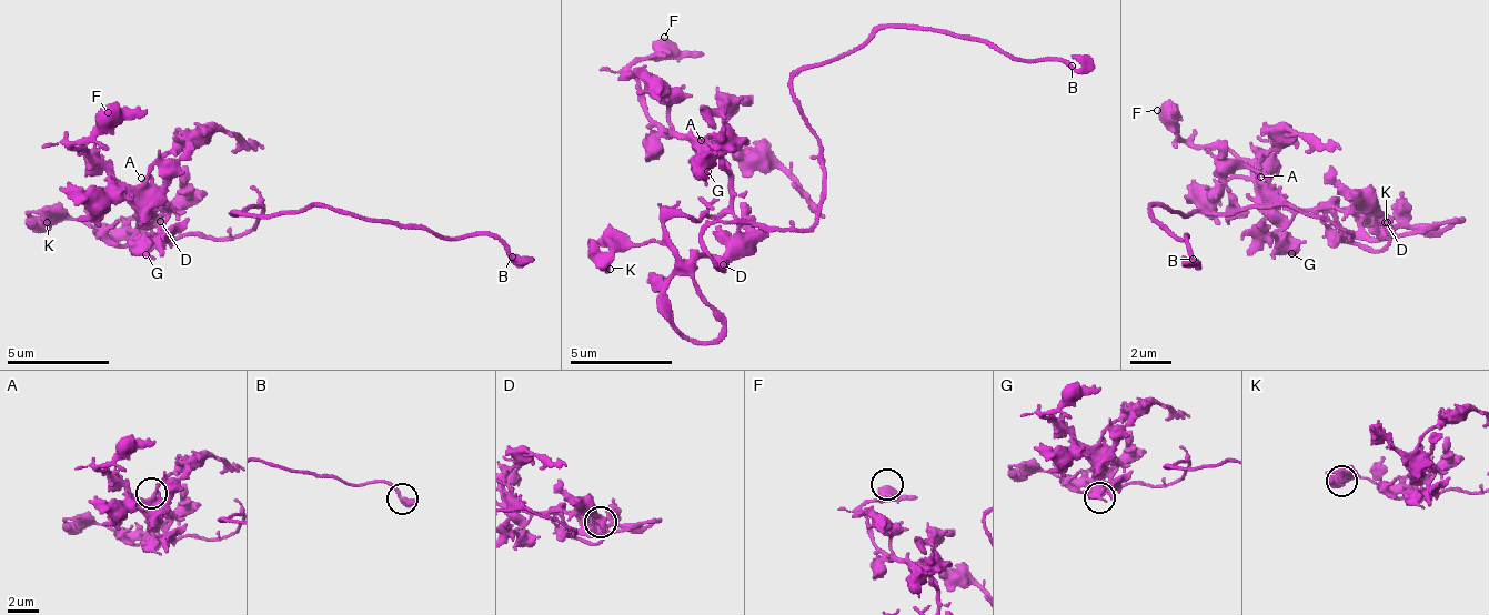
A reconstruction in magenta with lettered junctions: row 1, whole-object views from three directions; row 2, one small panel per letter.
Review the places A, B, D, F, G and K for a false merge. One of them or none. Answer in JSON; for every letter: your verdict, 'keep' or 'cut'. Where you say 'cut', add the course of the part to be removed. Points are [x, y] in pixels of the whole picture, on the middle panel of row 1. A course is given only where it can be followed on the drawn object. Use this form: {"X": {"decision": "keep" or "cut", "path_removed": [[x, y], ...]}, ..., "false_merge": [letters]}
{"A": {"decision": "keep"}, "B": {"decision": "keep"}, "D": {"decision": "keep"}, "F": {"decision": "keep"}, "G": {"decision": "keep"}, "K": {"decision": "keep"}, "false_merge": []}

